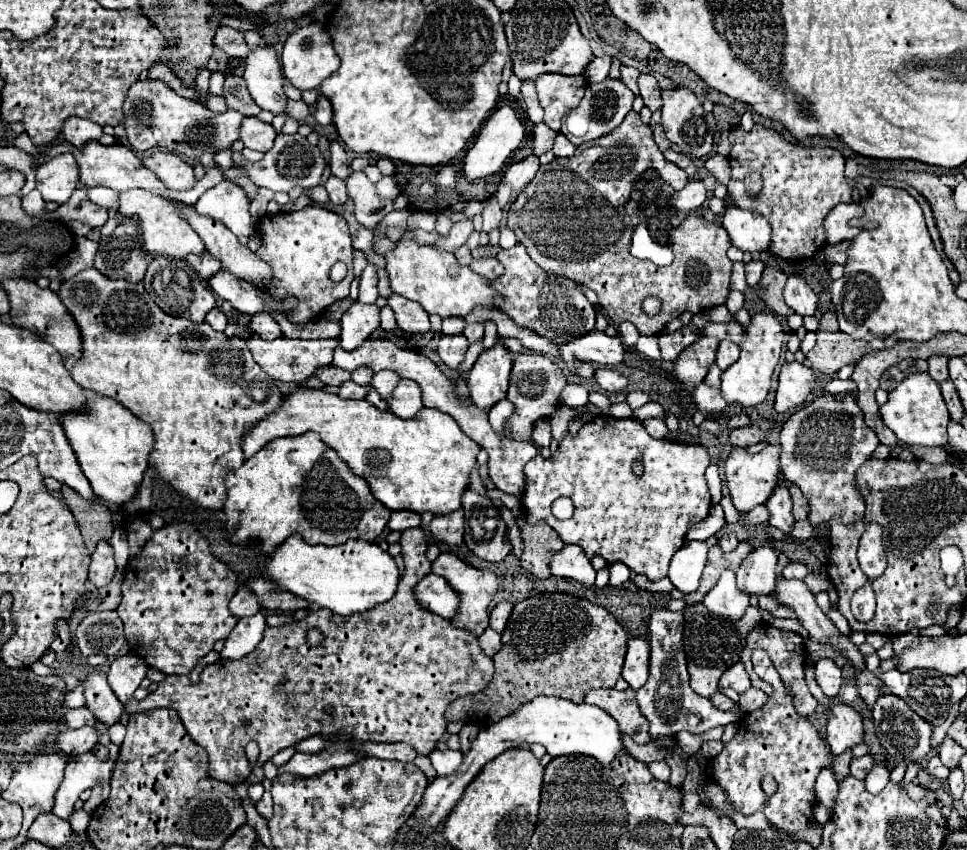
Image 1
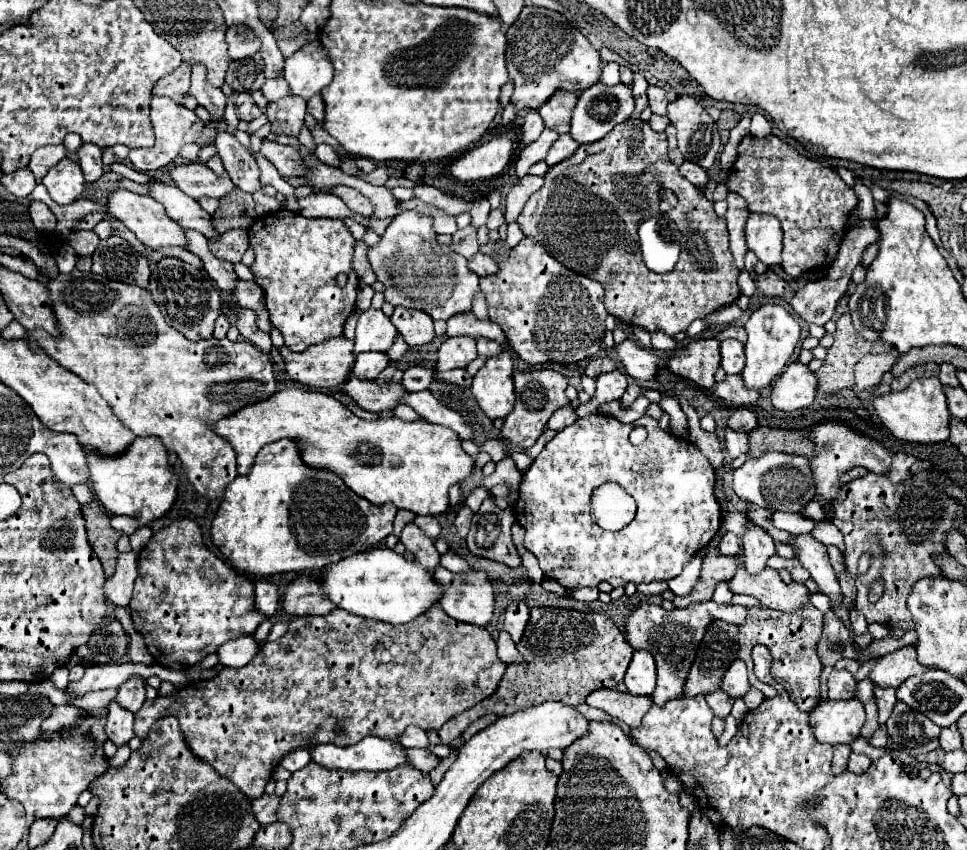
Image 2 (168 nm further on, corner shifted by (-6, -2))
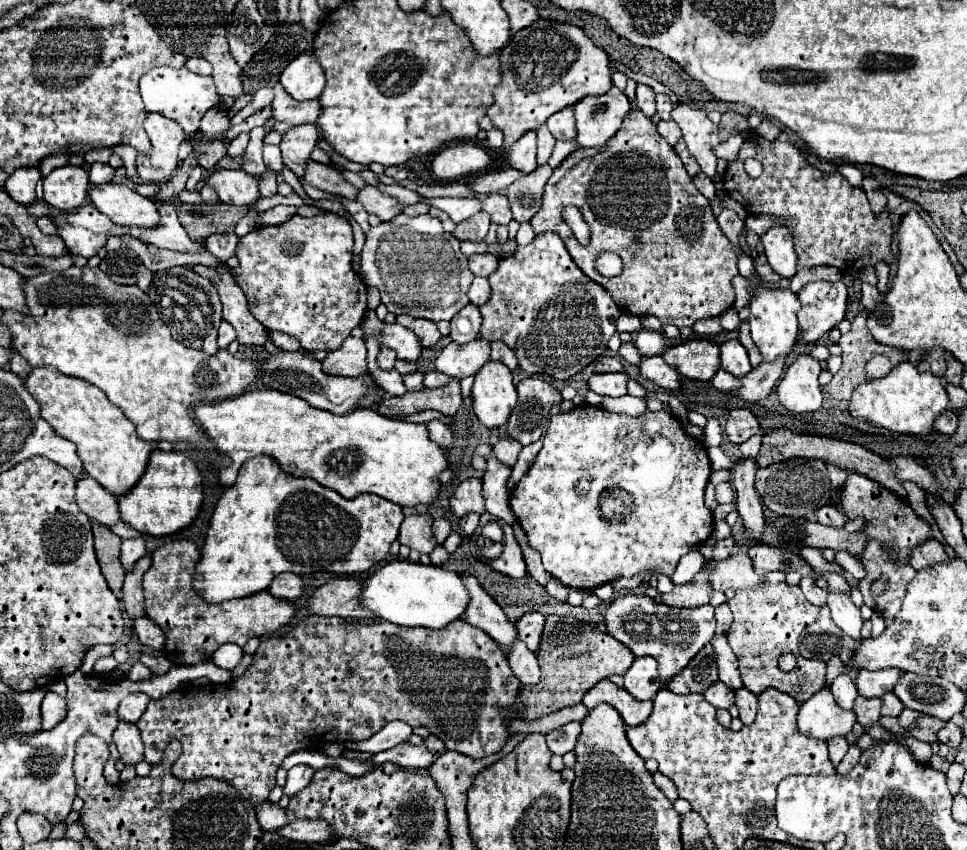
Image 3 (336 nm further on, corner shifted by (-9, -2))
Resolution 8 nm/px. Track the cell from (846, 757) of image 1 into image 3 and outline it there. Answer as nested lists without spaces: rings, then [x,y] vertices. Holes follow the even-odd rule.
[[[835,736],[835,738],[827,740],[827,746],[829,746],[829,758],[831,758],[833,766],[837,766],[841,762],[841,758],[845,756],[849,744],[847,744],[847,740],[843,736],[839,736],[839,738]]]

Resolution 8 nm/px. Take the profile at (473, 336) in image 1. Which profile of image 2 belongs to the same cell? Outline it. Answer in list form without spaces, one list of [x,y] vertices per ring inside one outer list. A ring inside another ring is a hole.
[[[478,338],[476,344],[478,344],[478,354],[484,356],[484,358],[492,358],[492,356],[496,356],[498,352],[502,352],[500,344],[494,342],[494,340],[488,340],[488,338]]]

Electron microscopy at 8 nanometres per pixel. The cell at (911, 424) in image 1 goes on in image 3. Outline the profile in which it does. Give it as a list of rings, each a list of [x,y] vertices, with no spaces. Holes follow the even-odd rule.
[[[907,360],[879,380],[865,380],[849,400],[849,414],[897,434],[929,434],[935,418],[949,406],[945,384],[935,374],[919,372]]]

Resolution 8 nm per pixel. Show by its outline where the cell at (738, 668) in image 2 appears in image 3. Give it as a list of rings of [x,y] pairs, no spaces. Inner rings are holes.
[[[723,634],[711,638],[711,646],[715,652],[715,662],[717,662],[717,672],[719,680],[725,682],[729,688],[737,690],[743,686],[741,676],[739,676],[739,666],[737,666],[737,656],[733,654],[727,638]]]

